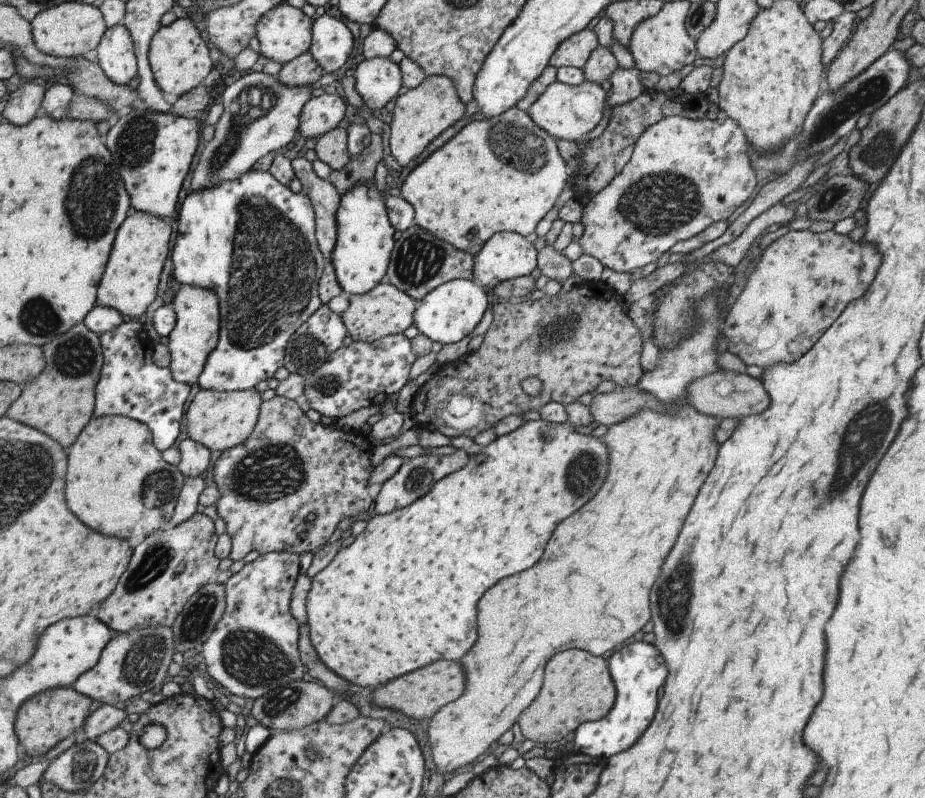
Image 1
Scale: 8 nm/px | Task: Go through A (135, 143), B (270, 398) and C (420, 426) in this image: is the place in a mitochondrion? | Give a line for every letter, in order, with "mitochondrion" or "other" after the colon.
A: mitochondrion
B: other
C: other

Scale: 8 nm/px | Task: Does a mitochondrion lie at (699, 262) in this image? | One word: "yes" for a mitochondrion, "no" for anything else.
no

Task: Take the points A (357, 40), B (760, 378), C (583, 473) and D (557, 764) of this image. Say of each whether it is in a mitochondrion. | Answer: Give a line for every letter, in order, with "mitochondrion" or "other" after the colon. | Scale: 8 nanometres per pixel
A: other
B: other
C: mitochondrion
D: other

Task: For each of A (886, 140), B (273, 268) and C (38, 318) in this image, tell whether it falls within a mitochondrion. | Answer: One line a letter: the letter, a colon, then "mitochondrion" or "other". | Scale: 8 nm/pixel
A: mitochondrion
B: mitochondrion
C: mitochondrion

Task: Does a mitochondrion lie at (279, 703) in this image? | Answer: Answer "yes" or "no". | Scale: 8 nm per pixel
yes

